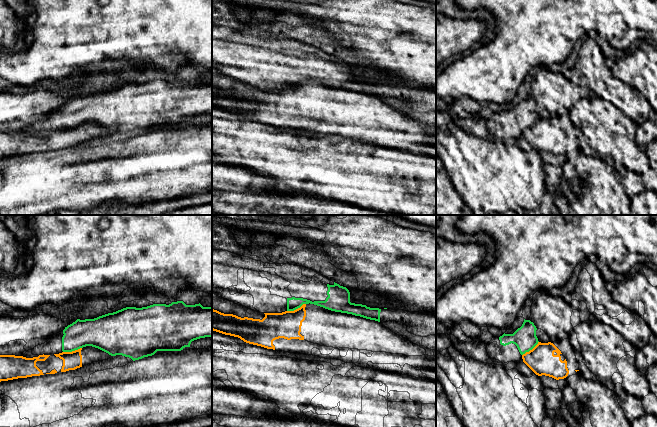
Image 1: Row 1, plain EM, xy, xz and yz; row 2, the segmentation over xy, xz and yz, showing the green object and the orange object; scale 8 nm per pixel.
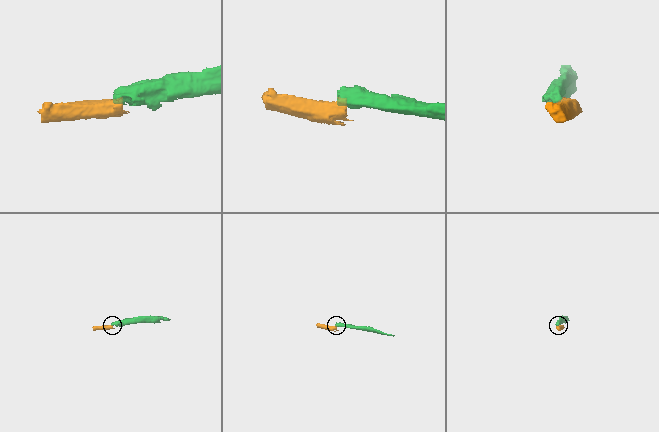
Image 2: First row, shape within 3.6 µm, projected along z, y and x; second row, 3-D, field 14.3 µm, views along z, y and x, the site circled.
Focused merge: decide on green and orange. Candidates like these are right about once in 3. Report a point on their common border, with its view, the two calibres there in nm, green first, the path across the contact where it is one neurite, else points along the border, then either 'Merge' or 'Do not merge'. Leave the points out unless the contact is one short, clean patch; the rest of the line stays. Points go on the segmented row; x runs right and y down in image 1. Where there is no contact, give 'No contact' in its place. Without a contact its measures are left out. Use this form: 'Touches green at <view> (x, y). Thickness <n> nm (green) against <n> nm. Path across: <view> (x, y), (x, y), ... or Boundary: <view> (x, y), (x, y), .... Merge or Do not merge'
Touches green at xy (72, 350). Thickness 240 nm (green) against 140 nm. Boundary: xy (81, 347), (63, 352). Do not merge

